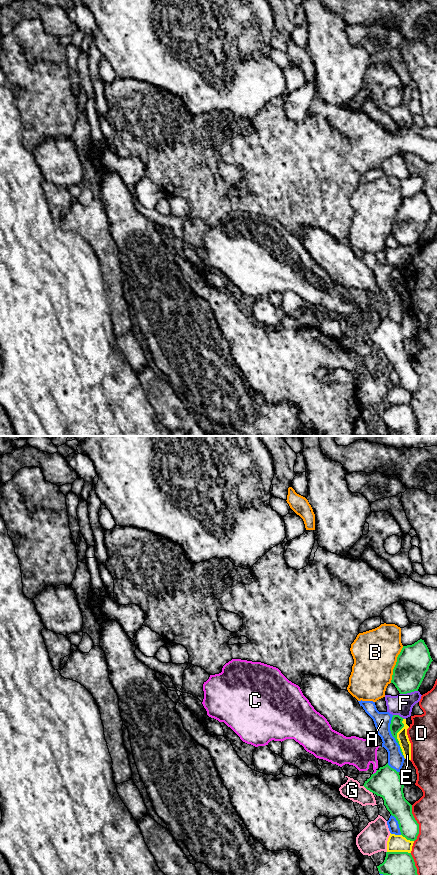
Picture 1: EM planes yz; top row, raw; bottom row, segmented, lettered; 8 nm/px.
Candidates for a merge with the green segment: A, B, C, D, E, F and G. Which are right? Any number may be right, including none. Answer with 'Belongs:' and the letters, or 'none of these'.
Belongs: none of these

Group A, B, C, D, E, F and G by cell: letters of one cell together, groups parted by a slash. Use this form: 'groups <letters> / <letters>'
groups A / B / C / D / E / F / G

